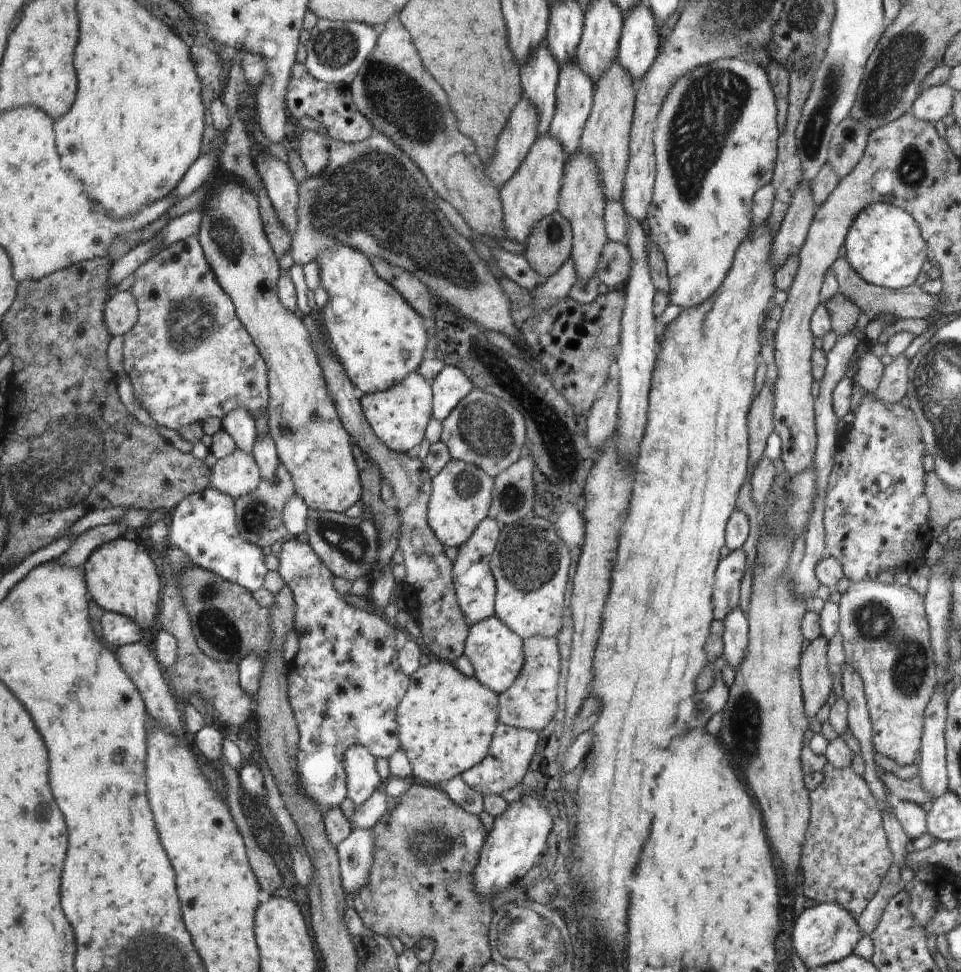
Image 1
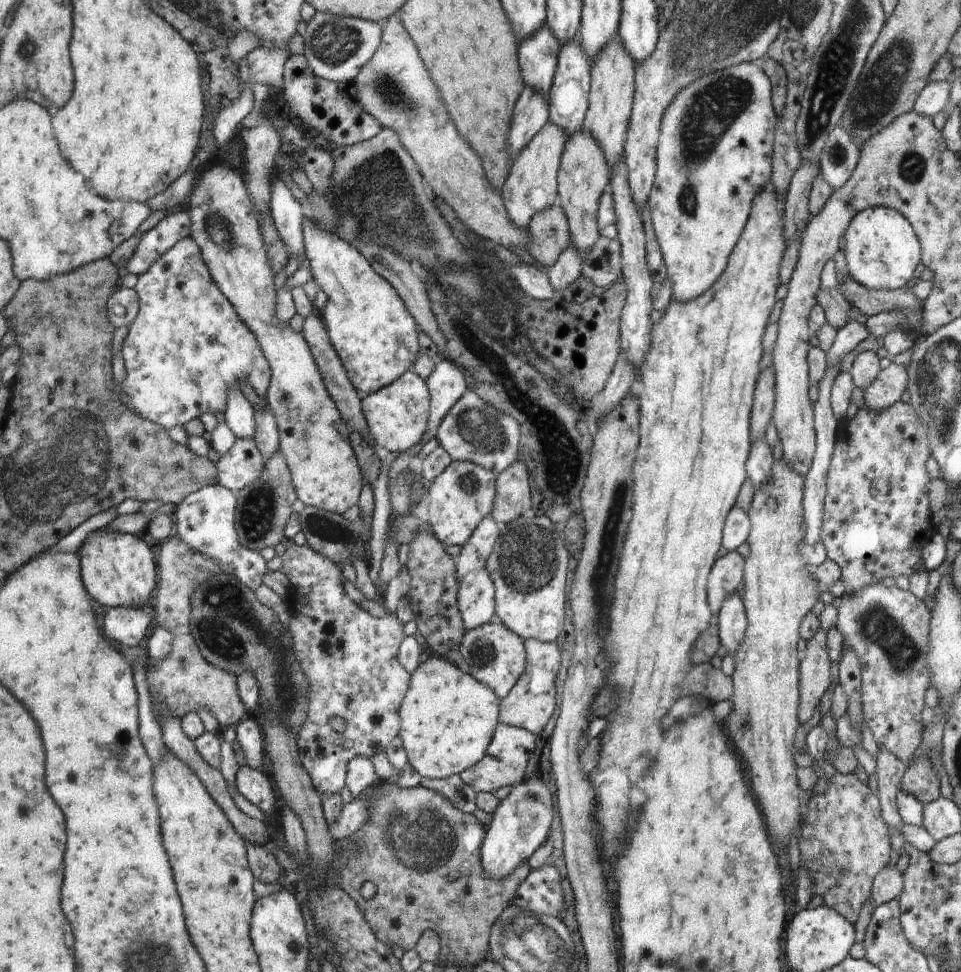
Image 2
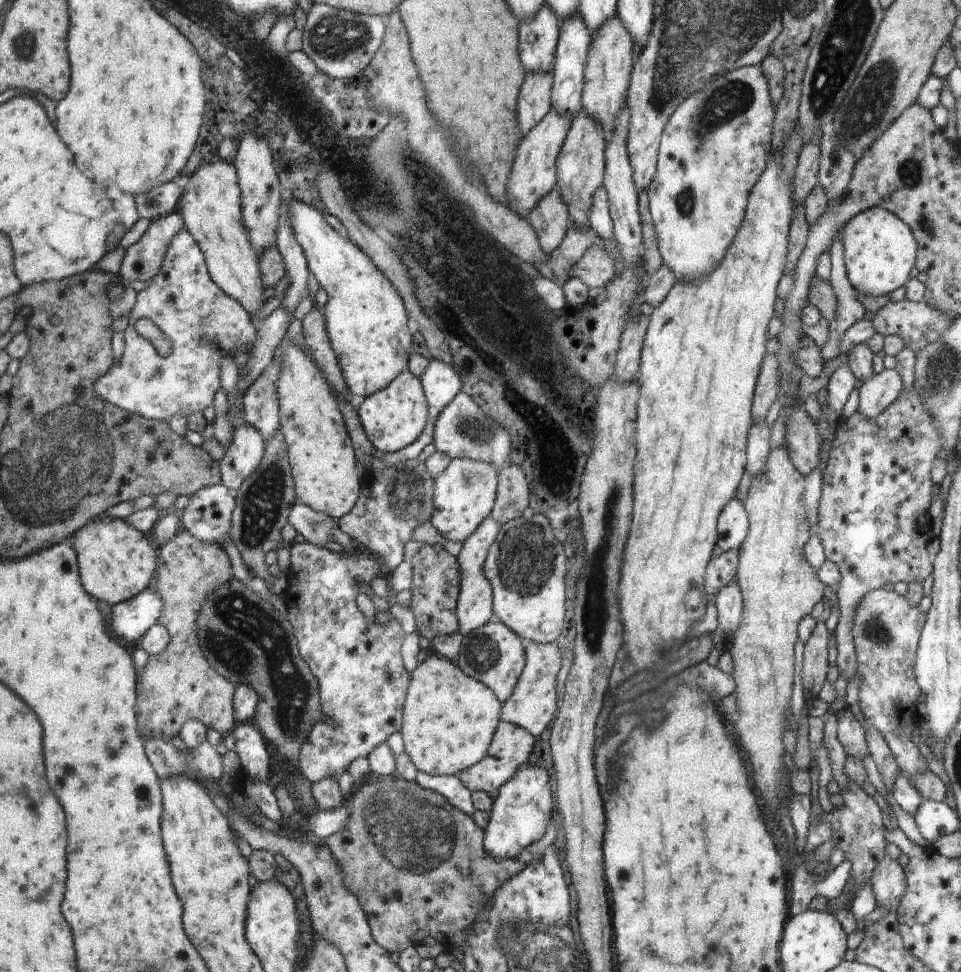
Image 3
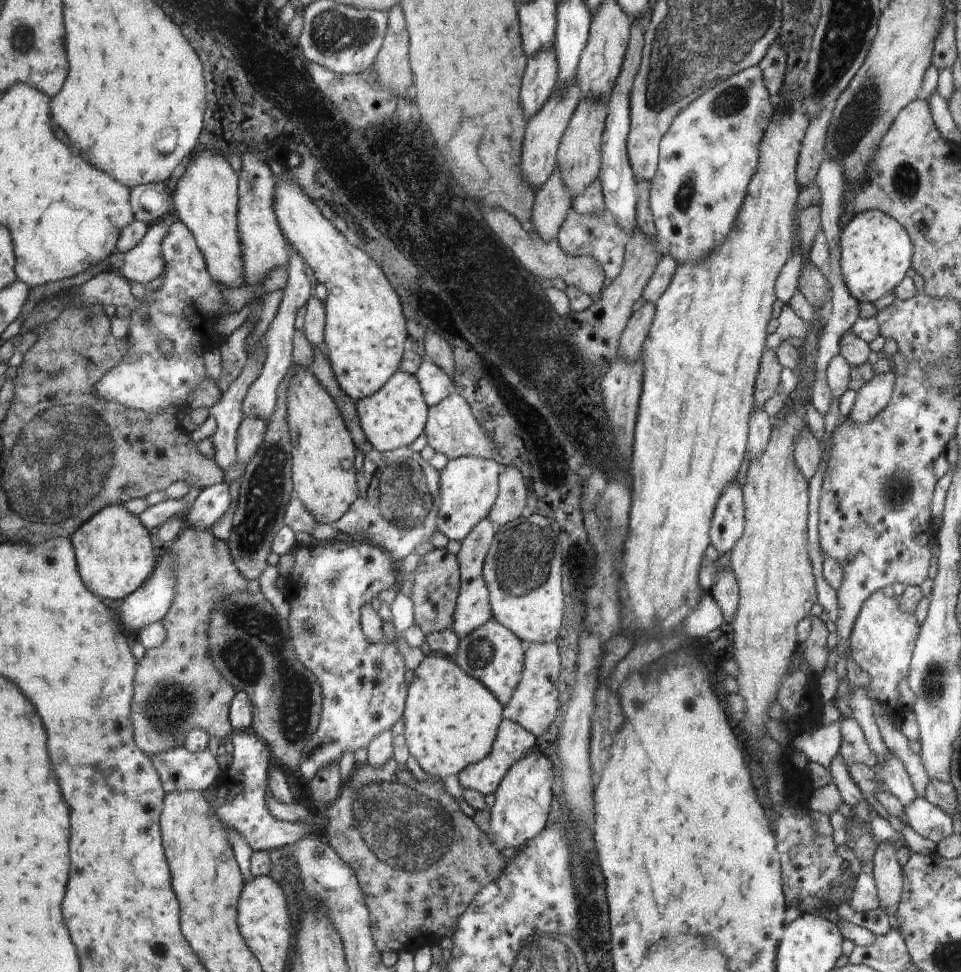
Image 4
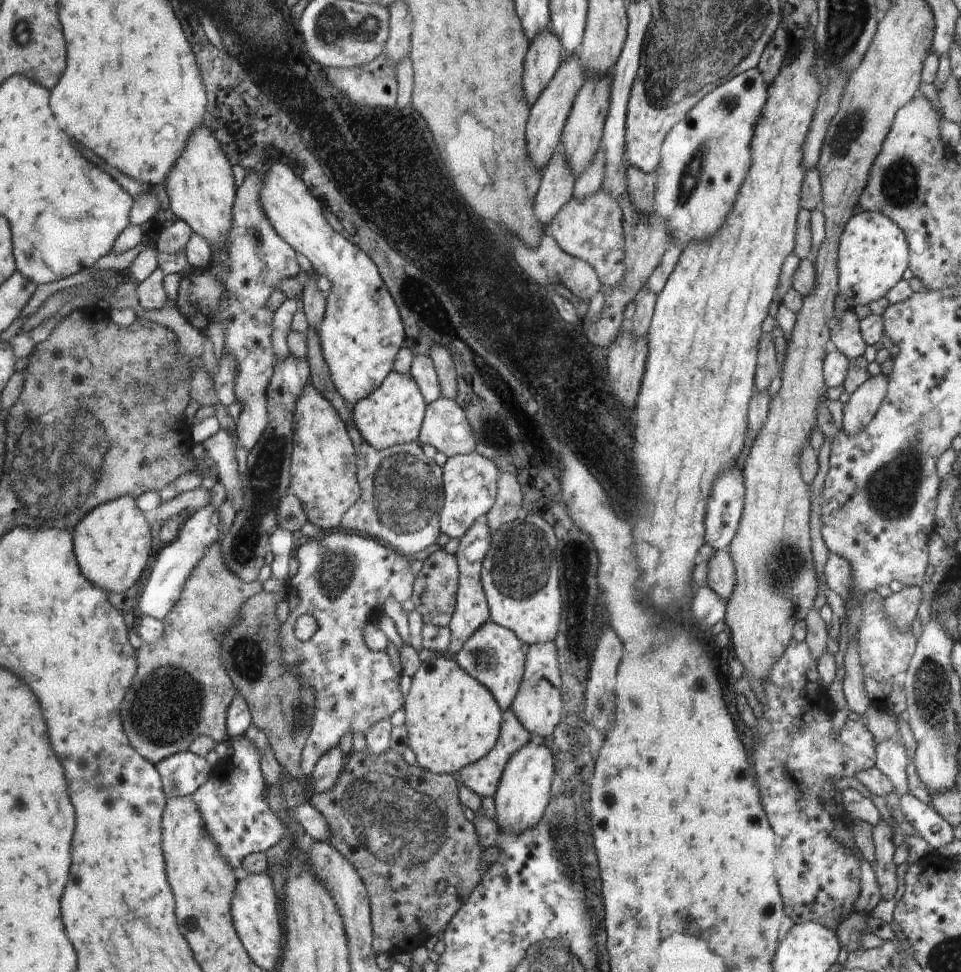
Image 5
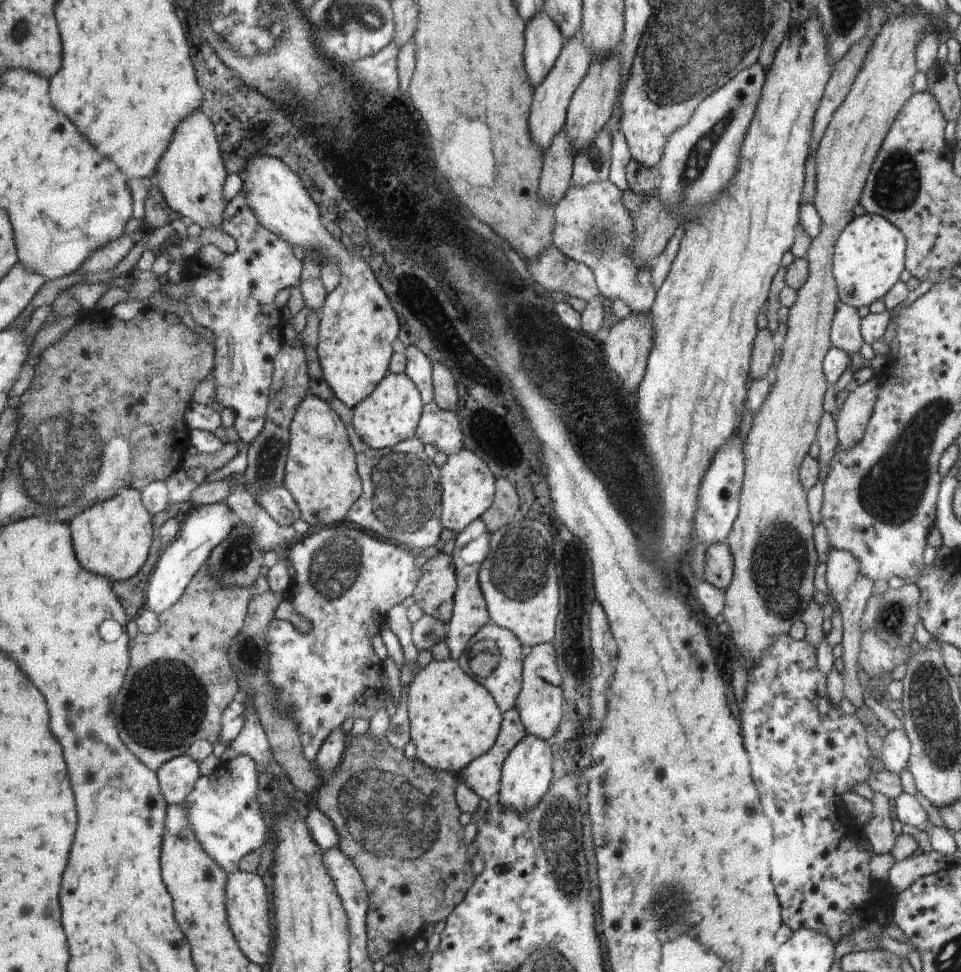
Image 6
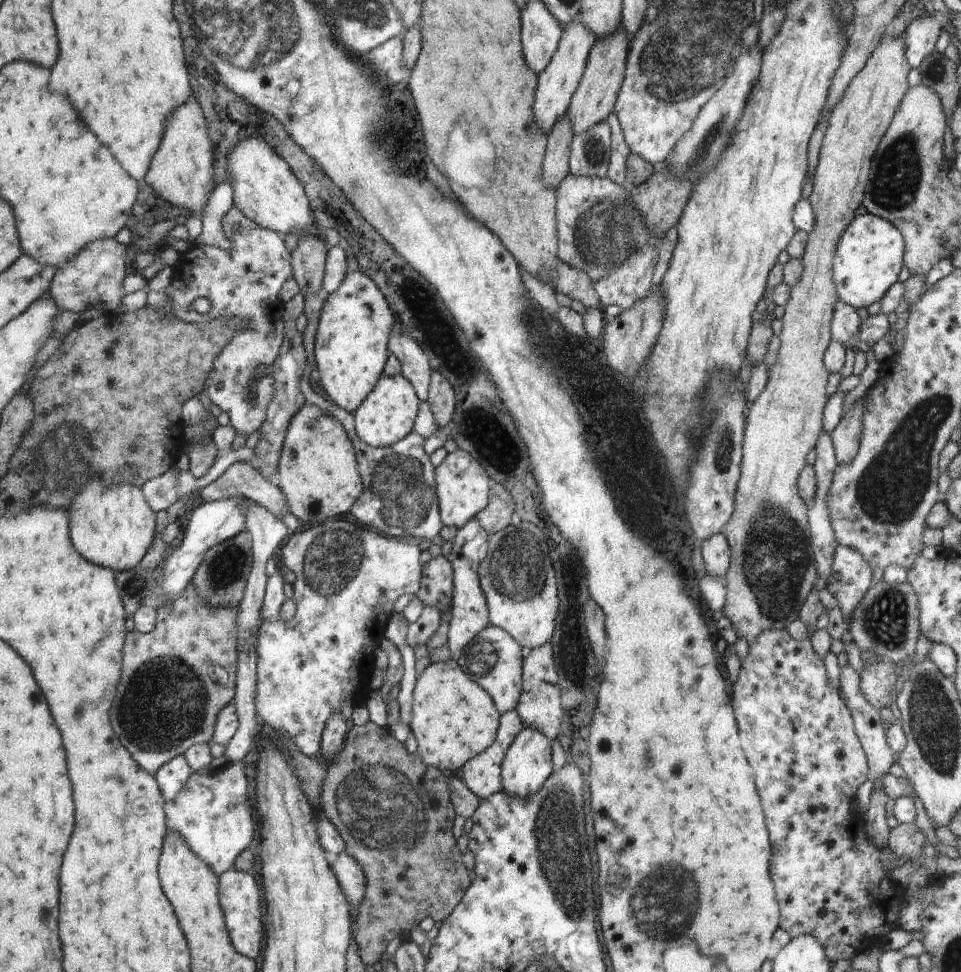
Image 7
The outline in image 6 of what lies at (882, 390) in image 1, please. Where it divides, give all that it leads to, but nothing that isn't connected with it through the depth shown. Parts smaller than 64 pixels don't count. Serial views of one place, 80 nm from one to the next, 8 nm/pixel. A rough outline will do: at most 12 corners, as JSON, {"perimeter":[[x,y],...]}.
{"perimeter":[[877,375],[850,393],[835,416],[839,448],[859,443],[879,391]]}

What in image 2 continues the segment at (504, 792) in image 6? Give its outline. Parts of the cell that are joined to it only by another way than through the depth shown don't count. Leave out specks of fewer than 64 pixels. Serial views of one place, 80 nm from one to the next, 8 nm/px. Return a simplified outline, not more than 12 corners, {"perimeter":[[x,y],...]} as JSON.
{"perimeter":[[540,775],[513,786],[482,844],[489,877],[543,845],[554,804]]}

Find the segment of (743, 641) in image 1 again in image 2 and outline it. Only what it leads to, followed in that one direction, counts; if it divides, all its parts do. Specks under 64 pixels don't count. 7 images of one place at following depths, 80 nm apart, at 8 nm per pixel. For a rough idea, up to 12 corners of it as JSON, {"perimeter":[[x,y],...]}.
{"perimeter":[[726,597],[717,614],[722,646],[734,654],[747,627],[743,600]]}

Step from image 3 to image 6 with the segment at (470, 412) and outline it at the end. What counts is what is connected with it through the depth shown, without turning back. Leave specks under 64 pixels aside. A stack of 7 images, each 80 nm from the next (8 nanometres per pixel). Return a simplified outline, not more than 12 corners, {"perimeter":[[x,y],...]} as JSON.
{"perimeter":[[424,405],[415,437],[448,455],[463,448],[455,412]]}

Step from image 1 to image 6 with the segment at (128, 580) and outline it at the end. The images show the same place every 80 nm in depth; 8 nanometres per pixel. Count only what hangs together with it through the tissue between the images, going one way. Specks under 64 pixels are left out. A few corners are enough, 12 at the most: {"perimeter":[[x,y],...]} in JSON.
{"perimeter":[[123,488],[71,520],[80,562],[129,580],[147,564],[155,517]]}

